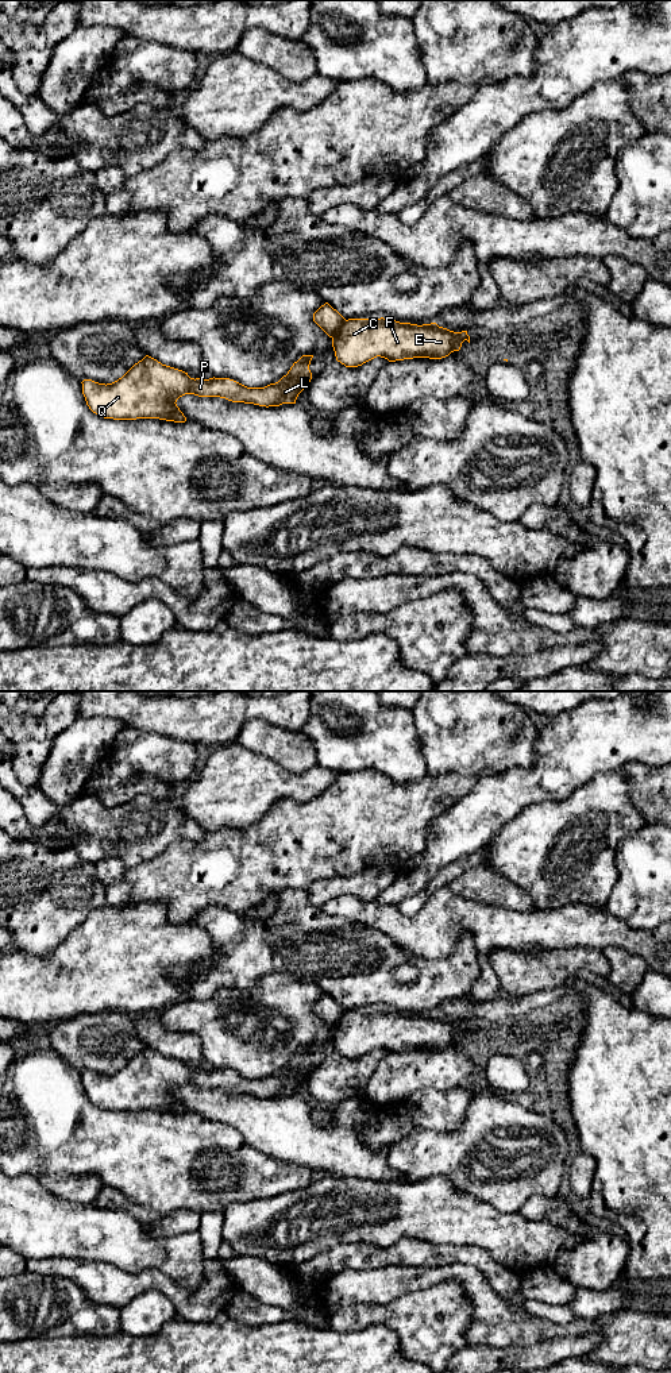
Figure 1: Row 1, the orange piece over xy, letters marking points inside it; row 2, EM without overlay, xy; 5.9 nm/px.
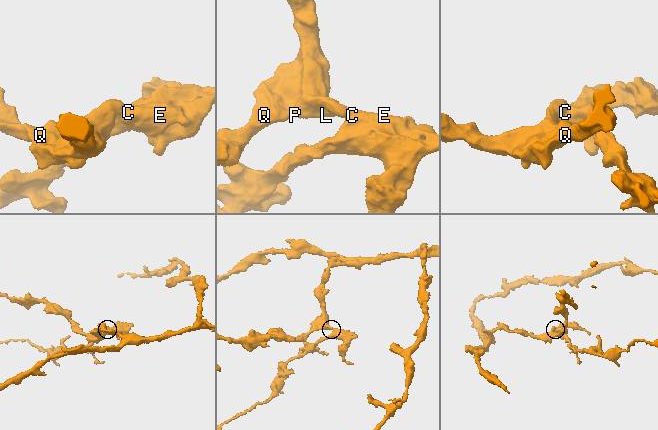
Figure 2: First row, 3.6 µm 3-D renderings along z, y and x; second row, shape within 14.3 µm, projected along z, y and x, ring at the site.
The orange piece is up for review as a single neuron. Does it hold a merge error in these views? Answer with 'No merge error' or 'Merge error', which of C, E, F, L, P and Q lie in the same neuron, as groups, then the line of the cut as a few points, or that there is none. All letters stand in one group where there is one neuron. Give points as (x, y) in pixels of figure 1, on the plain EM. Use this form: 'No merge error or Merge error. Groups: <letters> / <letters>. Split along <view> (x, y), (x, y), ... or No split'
Merge error. Groups: C E F / L P Q. Split along xy (346, 1011), (331, 1028)

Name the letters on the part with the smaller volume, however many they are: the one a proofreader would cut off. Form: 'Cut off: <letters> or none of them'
Cut off: C, E, F

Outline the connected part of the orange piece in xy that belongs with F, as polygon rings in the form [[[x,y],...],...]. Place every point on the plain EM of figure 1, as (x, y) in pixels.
[[[348,1010],[332,1027],[336,1052],[358,1058],[381,1048],[389,1053],[429,1049],[441,1050],[459,1042],[470,1027],[431,1015],[410,1015],[381,1010]]]

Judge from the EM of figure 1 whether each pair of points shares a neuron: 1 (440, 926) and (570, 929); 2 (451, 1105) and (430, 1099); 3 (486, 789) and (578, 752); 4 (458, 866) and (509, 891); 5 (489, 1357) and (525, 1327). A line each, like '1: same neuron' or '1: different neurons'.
1: same neuron
2: same neuron
3: same neuron
4: different neurons
5: different neurons

